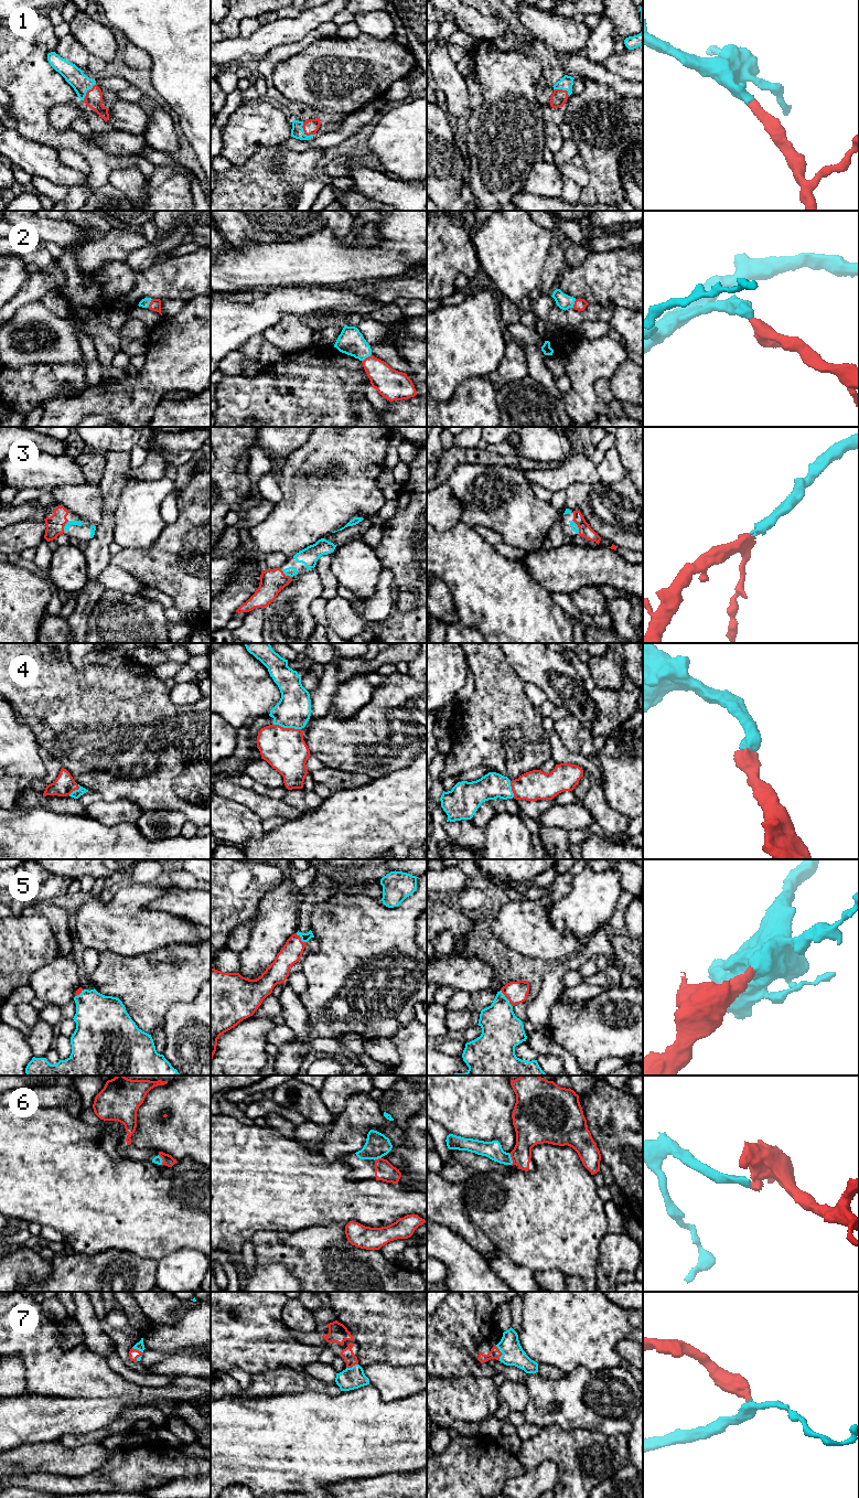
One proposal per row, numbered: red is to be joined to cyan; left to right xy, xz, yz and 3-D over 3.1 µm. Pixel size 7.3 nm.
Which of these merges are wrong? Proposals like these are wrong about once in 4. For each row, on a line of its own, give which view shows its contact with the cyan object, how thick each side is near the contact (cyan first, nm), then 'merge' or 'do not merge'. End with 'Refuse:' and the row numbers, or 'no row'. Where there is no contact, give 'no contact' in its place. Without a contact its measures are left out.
1: contact in xz; calibres 90 and 110 nm; merge
2: contact in xz; calibres 190 and 200 nm; merge
3: contact in yz; calibres 50 and 90 nm; merge
4: contact in xz; calibres 260 and 300 nm; merge
5: contact in yz; calibres 300 and 160 nm; merge
6: contact in yz; calibres 130 and 220 nm; merge
7: contact in yz; calibres 160 and 80 nm; merge
Refuse: no row

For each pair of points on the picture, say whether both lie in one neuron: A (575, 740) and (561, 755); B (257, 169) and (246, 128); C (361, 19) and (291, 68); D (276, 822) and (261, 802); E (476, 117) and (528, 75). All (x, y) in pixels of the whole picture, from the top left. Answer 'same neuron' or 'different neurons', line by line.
A: different neurons
B: different neurons
C: different neurons
D: different neurons
E: same neuron

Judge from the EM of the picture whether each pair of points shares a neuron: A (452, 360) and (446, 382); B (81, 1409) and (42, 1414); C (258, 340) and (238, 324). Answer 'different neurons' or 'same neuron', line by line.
A: same neuron
B: same neuron
C: different neurons

